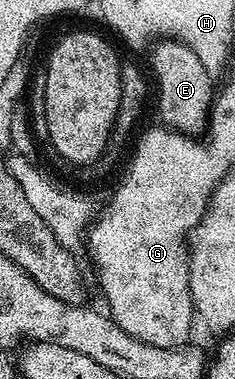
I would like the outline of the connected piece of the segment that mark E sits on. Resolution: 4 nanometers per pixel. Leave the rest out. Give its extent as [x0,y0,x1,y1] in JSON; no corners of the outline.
[151,38,214,135]

